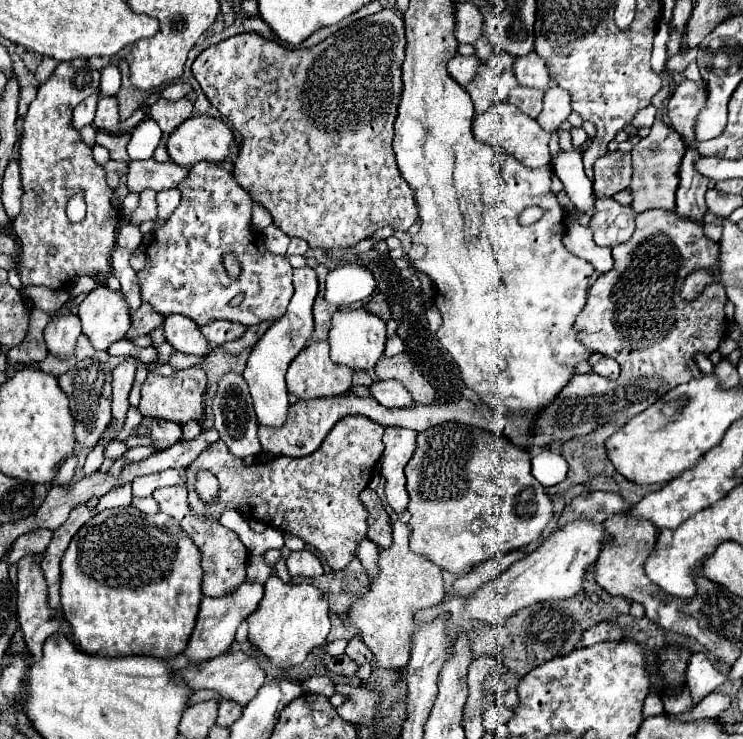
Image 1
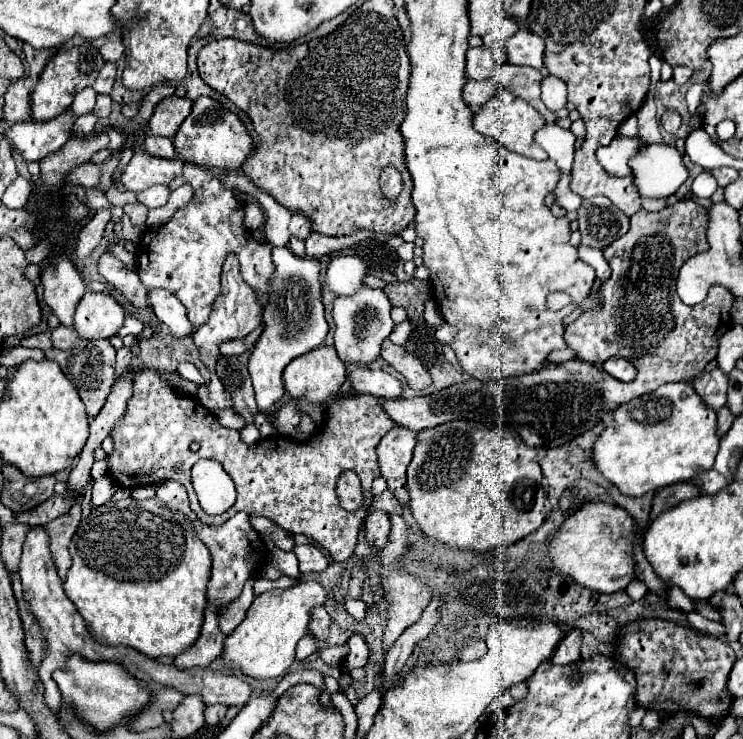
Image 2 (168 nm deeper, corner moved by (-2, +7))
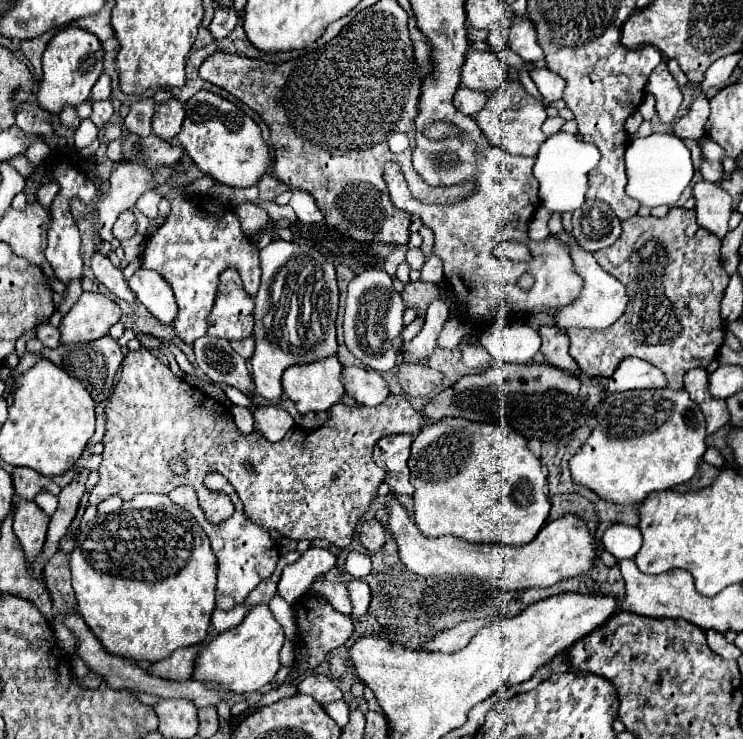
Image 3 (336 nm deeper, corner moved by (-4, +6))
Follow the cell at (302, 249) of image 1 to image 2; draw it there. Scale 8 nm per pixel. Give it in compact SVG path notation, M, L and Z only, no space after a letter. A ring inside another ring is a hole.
M291 212L291 224L289 224L289 232L293 236L297 236L299 240L305 240L313 230L311 230L311 220L305 214L299 212Z

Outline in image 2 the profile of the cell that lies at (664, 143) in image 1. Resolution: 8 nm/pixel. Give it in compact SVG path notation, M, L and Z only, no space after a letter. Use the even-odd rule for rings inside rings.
M665 110L663 112L663 130L673 134L681 126L681 116L677 110Z

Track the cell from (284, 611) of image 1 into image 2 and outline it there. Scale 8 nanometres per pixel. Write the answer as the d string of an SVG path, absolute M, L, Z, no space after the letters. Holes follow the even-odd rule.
M301 582L293 588L287 588L287 590L271 590L271 592L265 592L261 596L255 596L253 604L249 606L249 612L245 616L245 620L237 626L237 632L231 632L225 640L225 648L223 648L223 664L233 668L235 672L241 672L245 676L251 676L251 678L259 678L259 680L265 680L265 678L281 678L287 668L293 664L293 656L295 656L295 646L297 642L309 634L309 618L311 618L311 608L315 606L321 606L325 604L327 600L327 592L323 590L321 584L317 582Z

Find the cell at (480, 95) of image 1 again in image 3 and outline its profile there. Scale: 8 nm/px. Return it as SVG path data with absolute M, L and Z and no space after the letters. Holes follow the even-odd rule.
M459 87L457 93L455 93L455 107L469 115L469 117L475 117L487 103L489 95L485 91L475 91L475 89L469 89L469 87Z

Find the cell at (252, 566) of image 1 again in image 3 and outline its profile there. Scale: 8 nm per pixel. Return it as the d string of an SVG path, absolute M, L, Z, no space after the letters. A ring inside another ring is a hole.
M245 601L239 603L239 605L235 605L235 607L229 609L229 611L225 611L225 609L215 609L215 611L213 611L213 617L211 617L211 625L215 627L217 633L229 631L229 629L237 627L237 625L243 621L243 617L247 615L247 611L249 611L249 607L247 607Z

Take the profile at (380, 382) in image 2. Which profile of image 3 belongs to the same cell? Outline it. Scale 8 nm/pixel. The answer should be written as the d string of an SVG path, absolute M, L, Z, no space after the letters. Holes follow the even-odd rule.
M367 367L343 369L343 385L347 395L355 397L359 405L377 407L389 397L387 381L377 371Z

